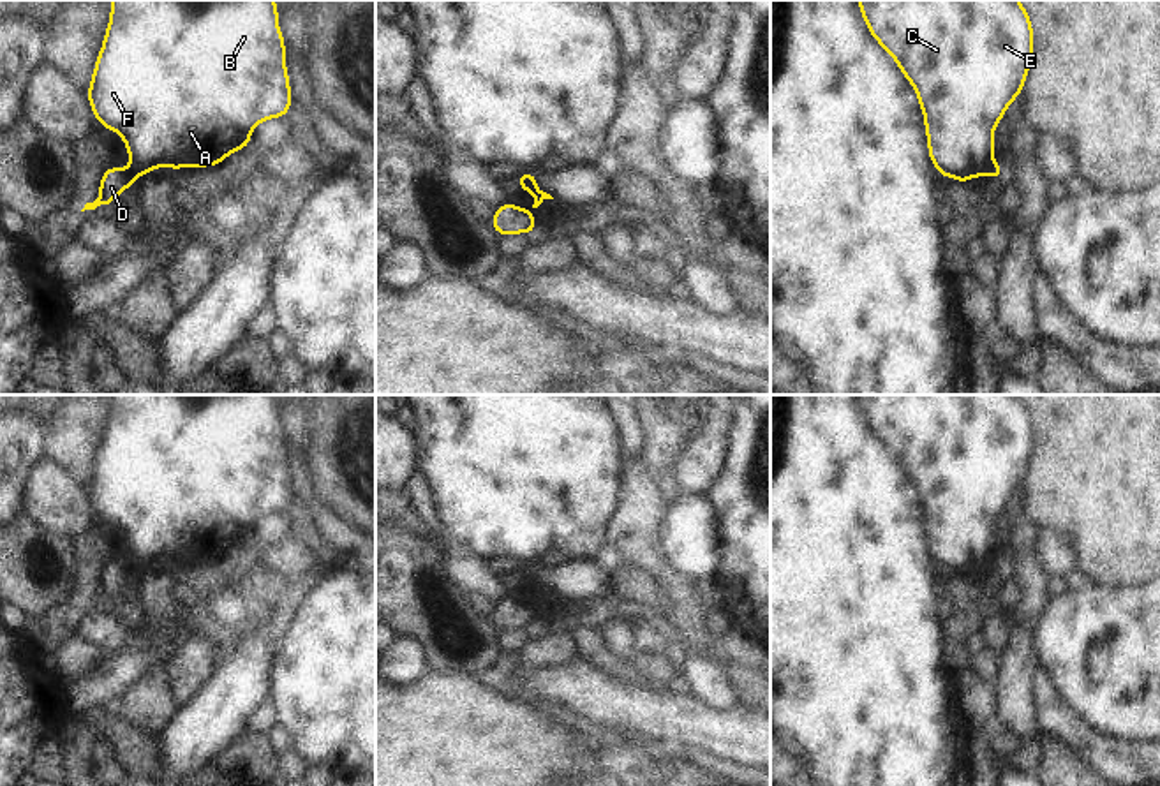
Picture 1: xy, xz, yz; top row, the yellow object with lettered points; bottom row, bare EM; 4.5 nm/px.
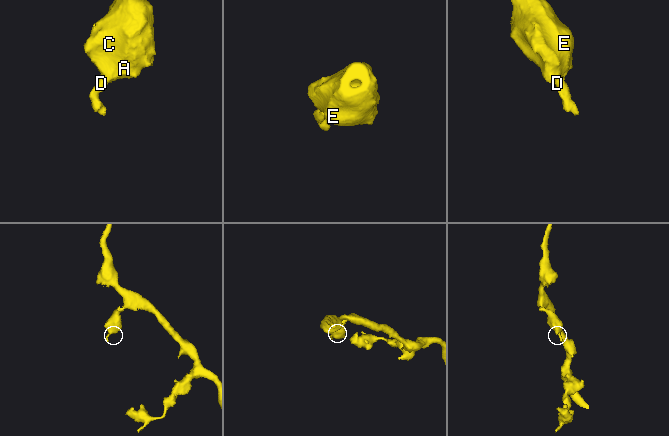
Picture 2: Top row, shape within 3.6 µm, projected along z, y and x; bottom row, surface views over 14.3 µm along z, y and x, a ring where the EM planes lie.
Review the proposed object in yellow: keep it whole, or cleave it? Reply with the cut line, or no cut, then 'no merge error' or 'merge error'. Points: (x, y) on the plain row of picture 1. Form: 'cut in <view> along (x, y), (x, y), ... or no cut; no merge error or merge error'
cut in yz along (993, 557), (981, 570); merge error

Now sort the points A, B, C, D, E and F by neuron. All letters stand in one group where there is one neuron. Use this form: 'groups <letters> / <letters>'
groups A B C E F / D

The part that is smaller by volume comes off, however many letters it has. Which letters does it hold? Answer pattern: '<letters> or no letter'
D

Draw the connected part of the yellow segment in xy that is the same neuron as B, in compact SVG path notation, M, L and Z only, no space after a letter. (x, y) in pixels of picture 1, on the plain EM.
M111 395L109 418L95 455L86 493L95 516L122 530L130 562L139 571L150 569L155 562L187 564L220 560L227 550L250 541L250 530L261 516L270 513L286 515L293 499L293 485L286 462L287 446L279 421L279 407L275 395Z

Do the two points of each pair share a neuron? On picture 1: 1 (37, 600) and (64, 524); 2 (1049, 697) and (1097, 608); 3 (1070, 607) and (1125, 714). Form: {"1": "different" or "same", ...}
{"1": "different", "2": "different", "3": "same"}

